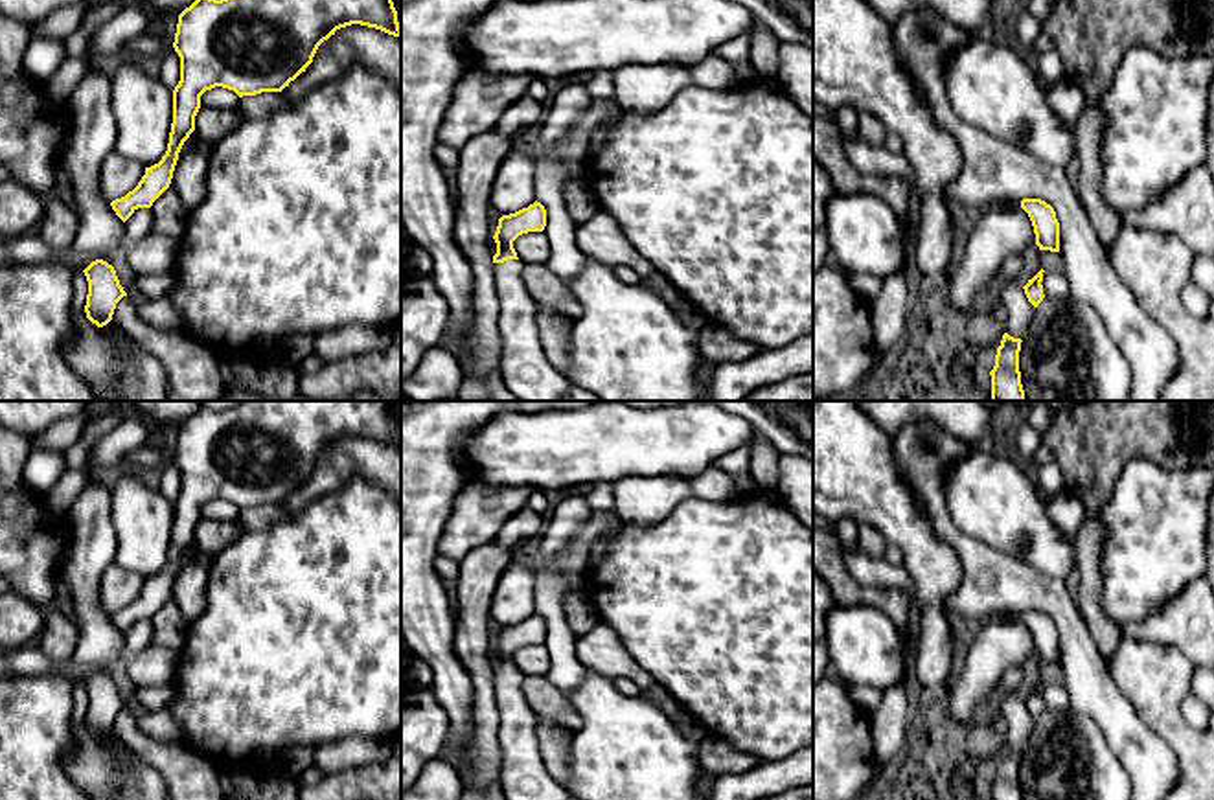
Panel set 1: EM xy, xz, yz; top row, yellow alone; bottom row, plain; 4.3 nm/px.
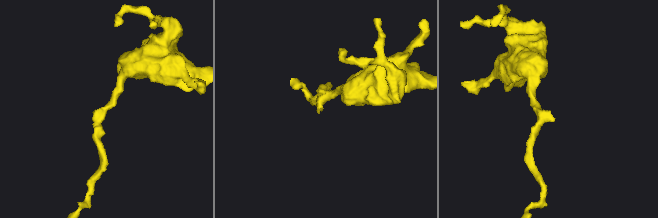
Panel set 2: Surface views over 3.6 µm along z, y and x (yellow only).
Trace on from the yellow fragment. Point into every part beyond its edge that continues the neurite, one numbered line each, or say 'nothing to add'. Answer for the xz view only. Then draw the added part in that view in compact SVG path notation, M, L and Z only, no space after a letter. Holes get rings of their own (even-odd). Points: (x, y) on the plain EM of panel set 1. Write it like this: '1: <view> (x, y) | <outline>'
1: xz (525, 777) | M493 675L500 715L500 785L506 800L572 800L572 793L544 767L535 734L537 714L526 703L522 675Z

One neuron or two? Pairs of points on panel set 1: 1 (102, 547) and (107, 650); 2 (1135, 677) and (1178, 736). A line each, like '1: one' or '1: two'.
1: one
2: one

